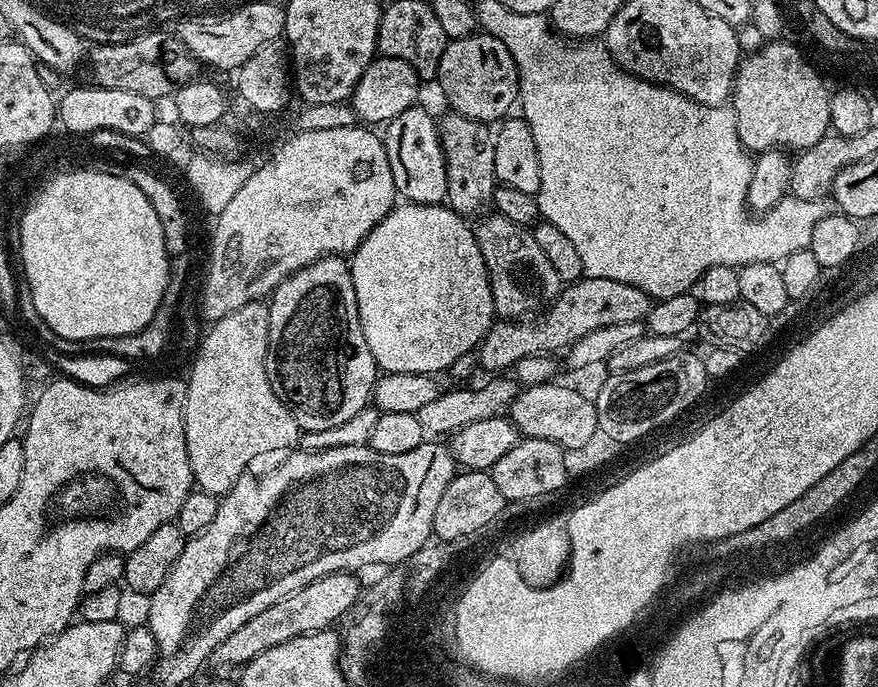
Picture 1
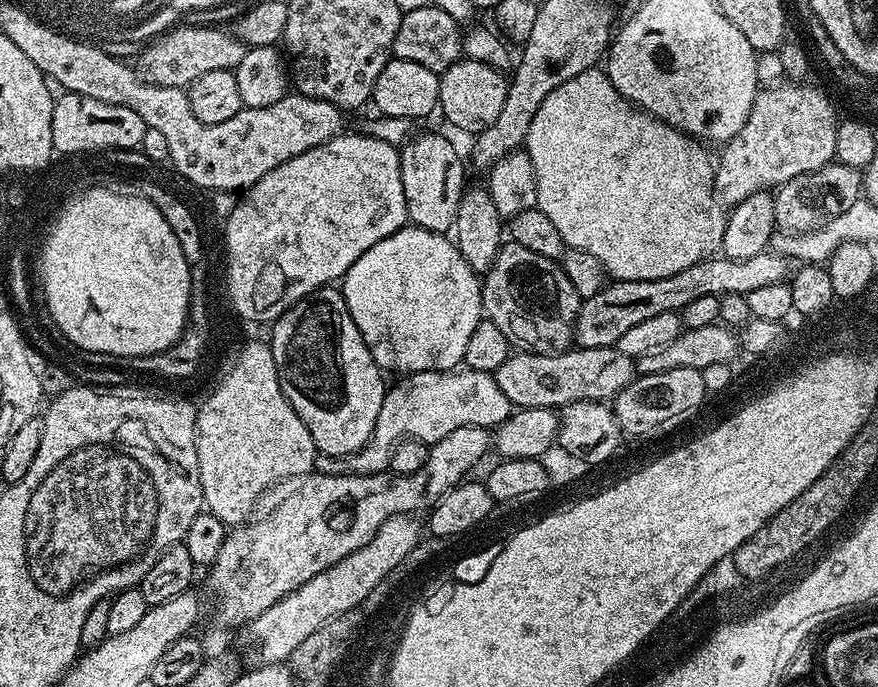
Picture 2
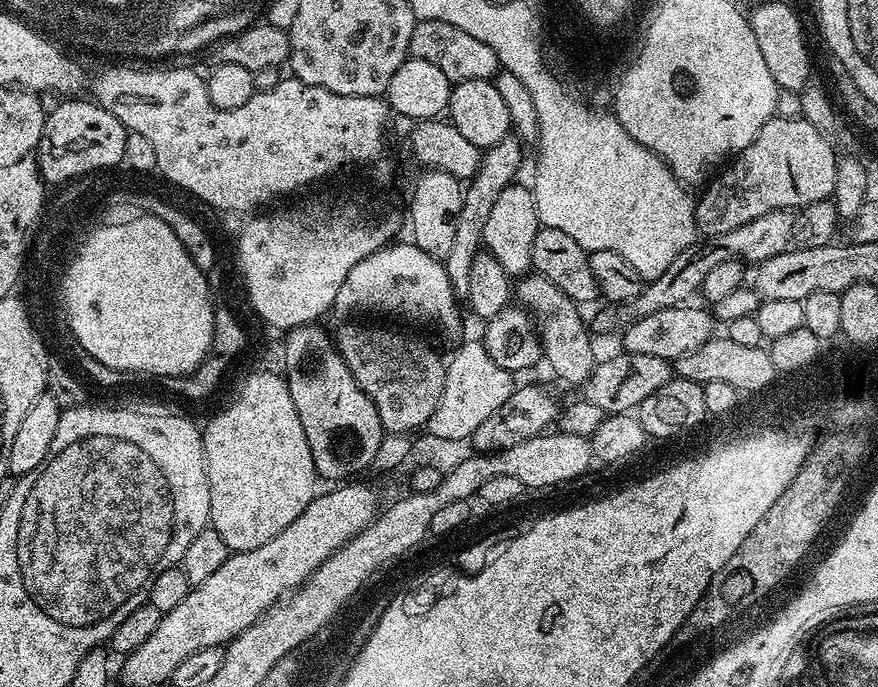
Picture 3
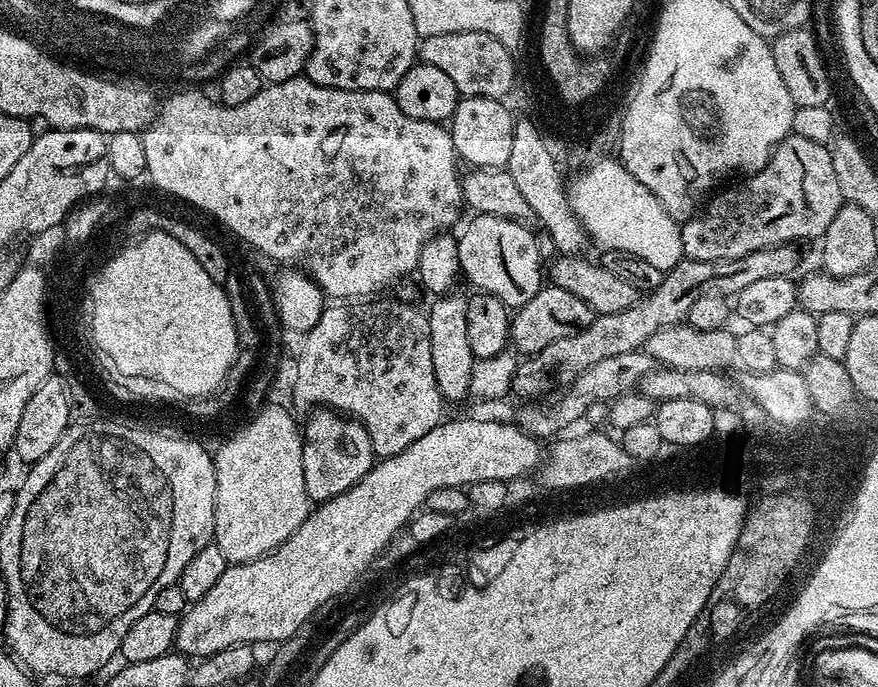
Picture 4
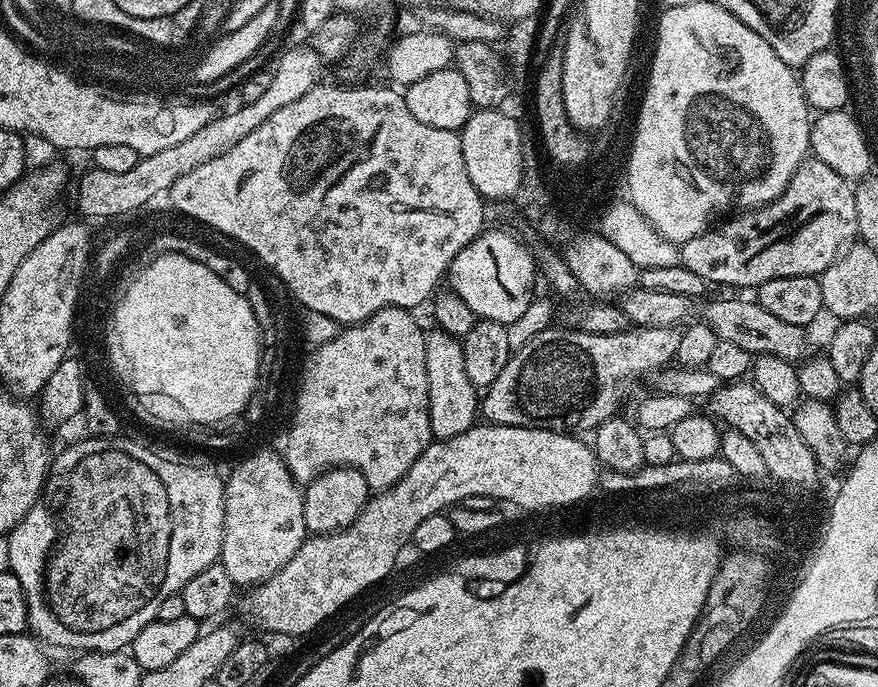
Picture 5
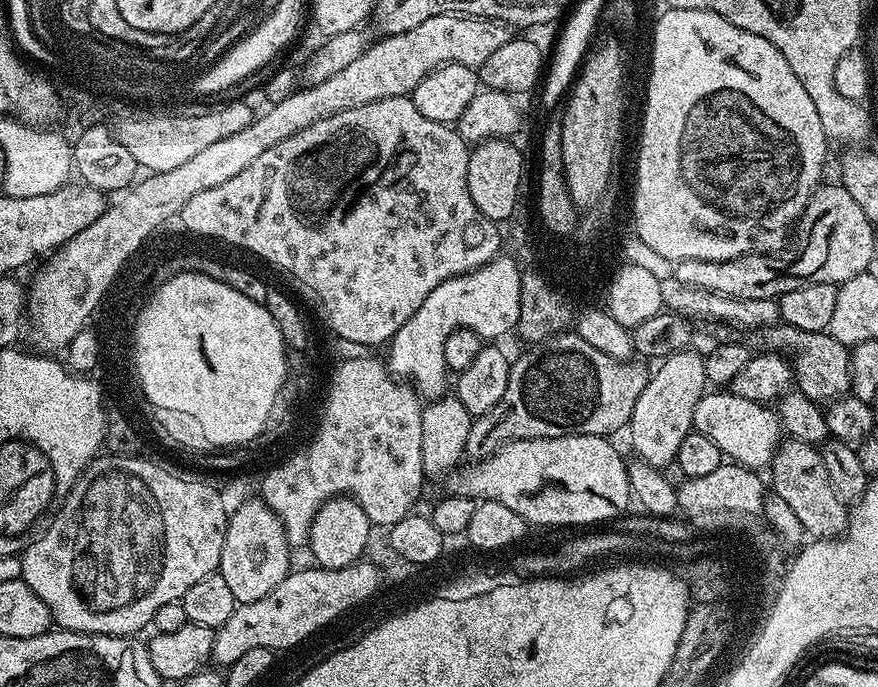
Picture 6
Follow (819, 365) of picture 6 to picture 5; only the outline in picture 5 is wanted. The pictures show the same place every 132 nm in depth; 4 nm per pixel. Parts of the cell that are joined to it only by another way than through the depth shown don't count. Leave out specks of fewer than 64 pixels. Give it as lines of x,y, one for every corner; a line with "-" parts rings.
637,286
624,293
622,307
624,313
628,315
629,325
638,328
675,328
695,317
699,323
709,324
719,340
731,342
734,346
742,346
742,350
756,356
774,354
774,358
800,362
809,355
807,336
809,333
805,329
790,326
790,322
782,322
782,318
770,314
770,310
763,308
755,299
739,300
736,297
739,295
724,295
728,296
722,297
721,300
704,298
694,303
693,297
690,296
669,294
667,290
650,290

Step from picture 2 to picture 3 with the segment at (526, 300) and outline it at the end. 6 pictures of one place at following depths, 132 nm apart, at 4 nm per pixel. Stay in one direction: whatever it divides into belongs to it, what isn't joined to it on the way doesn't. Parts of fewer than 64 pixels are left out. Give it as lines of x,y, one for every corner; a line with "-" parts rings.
525,274
515,281
514,300
519,307
534,317
536,335
540,337
541,355
553,372
568,384
585,385
595,365
592,340
588,337
588,328
584,325
581,305
572,300
550,278

